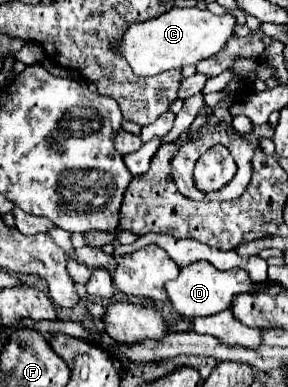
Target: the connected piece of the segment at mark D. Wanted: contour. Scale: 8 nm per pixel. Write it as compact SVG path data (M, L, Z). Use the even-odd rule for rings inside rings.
M197 260L197 262L191 262L189 266L183 266L179 272L179 278L167 282L165 290L167 290L167 296L173 304L173 308L181 316L197 318L197 316L211 316L221 310L227 310L231 306L231 300L235 294L253 290L253 282L249 280L245 270L233 268L233 270L223 272L205 260Z

